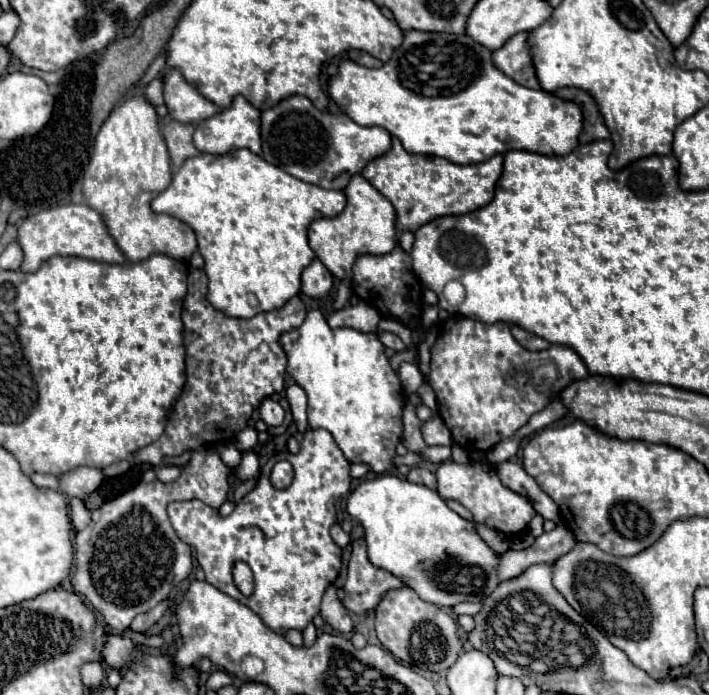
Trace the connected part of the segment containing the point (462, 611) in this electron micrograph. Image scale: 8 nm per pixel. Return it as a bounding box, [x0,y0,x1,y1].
[452,603,482,617]

